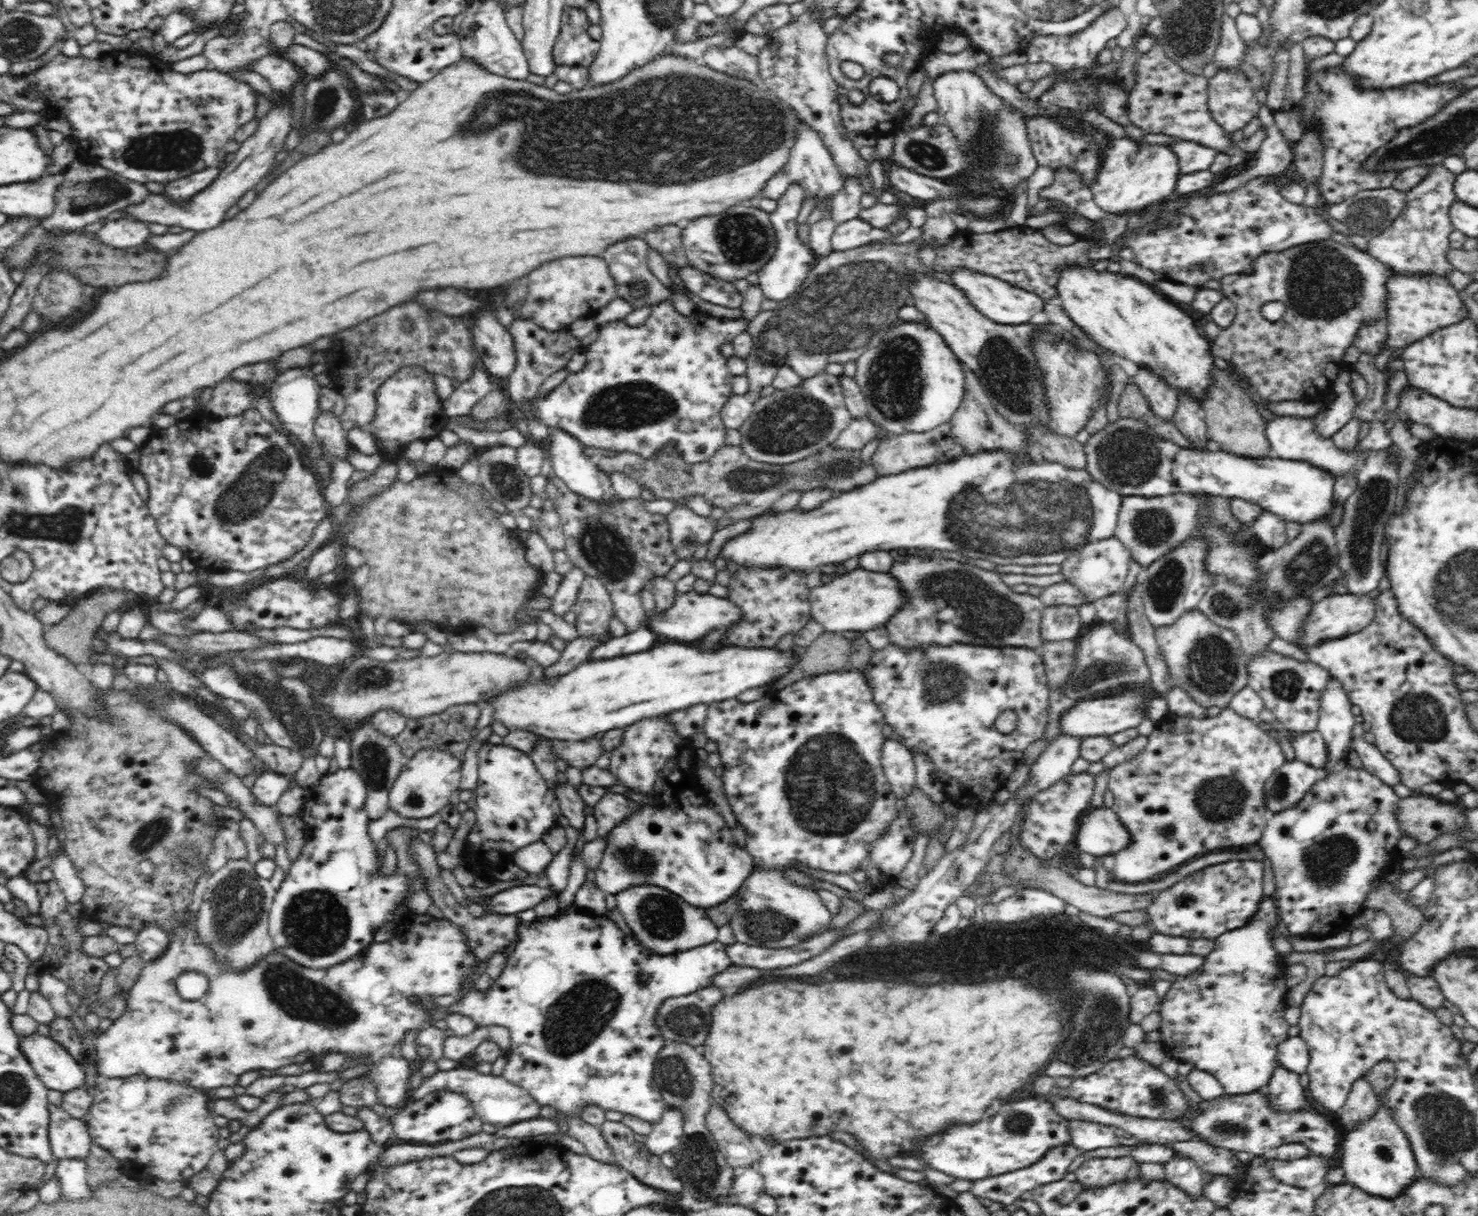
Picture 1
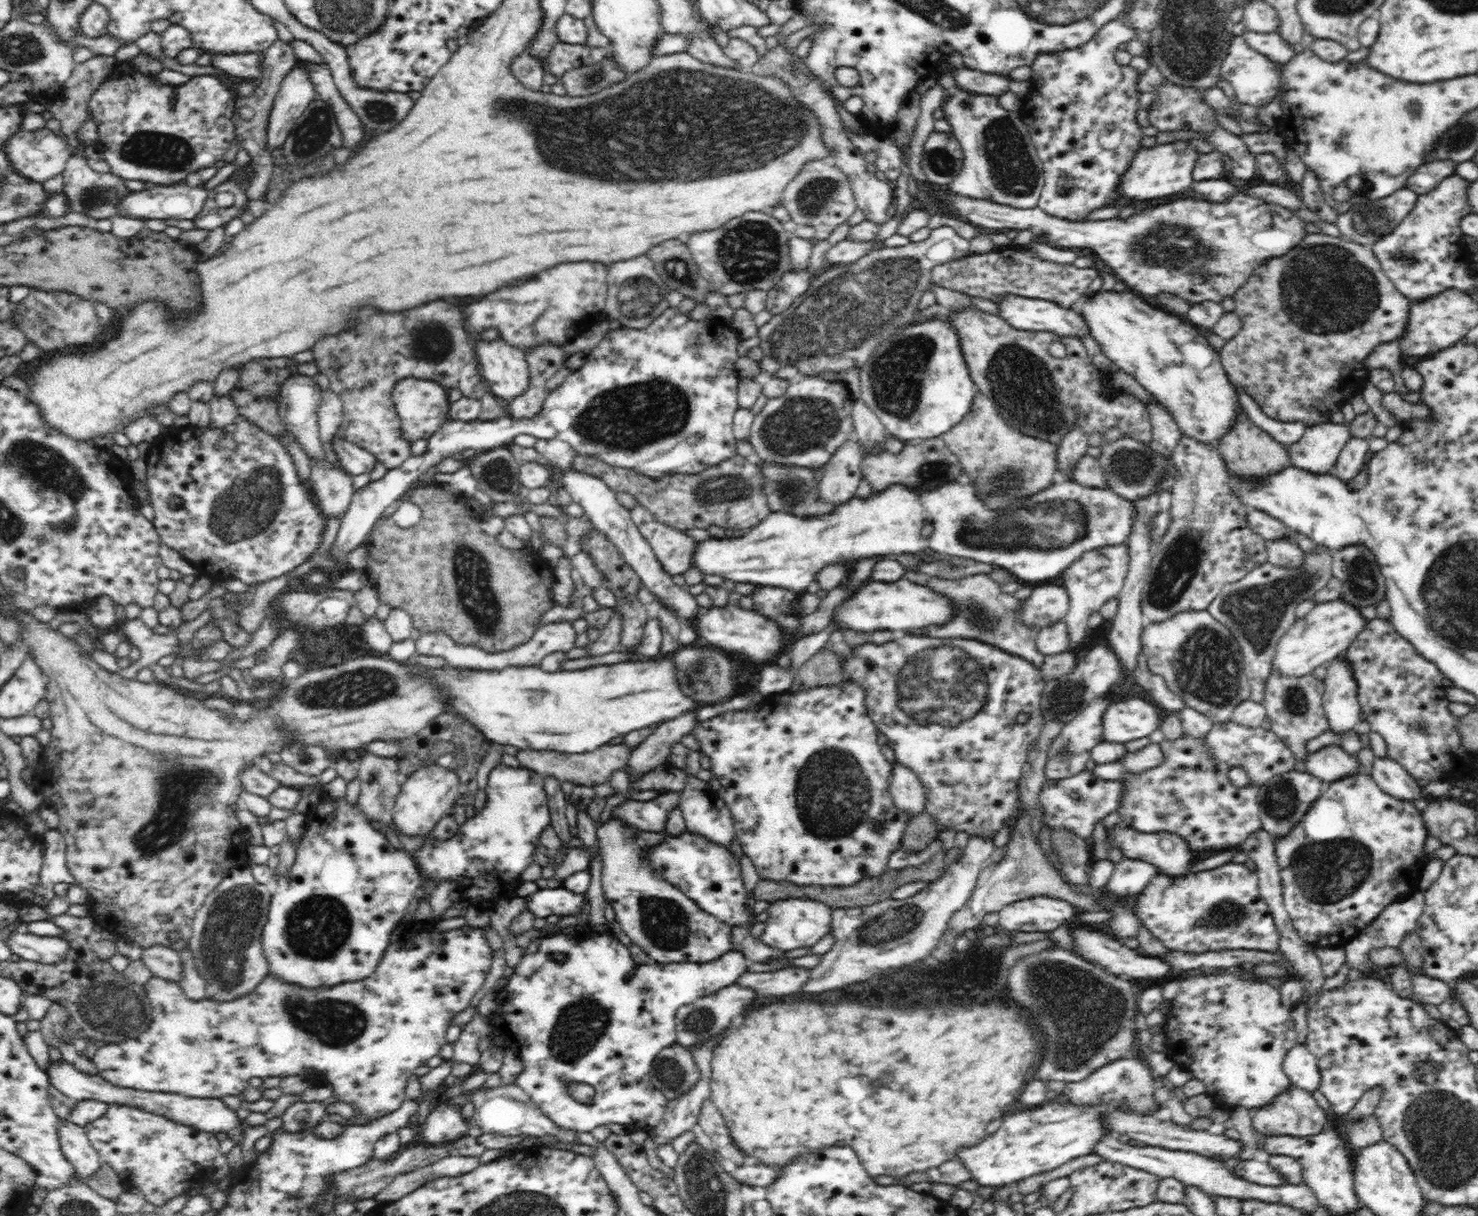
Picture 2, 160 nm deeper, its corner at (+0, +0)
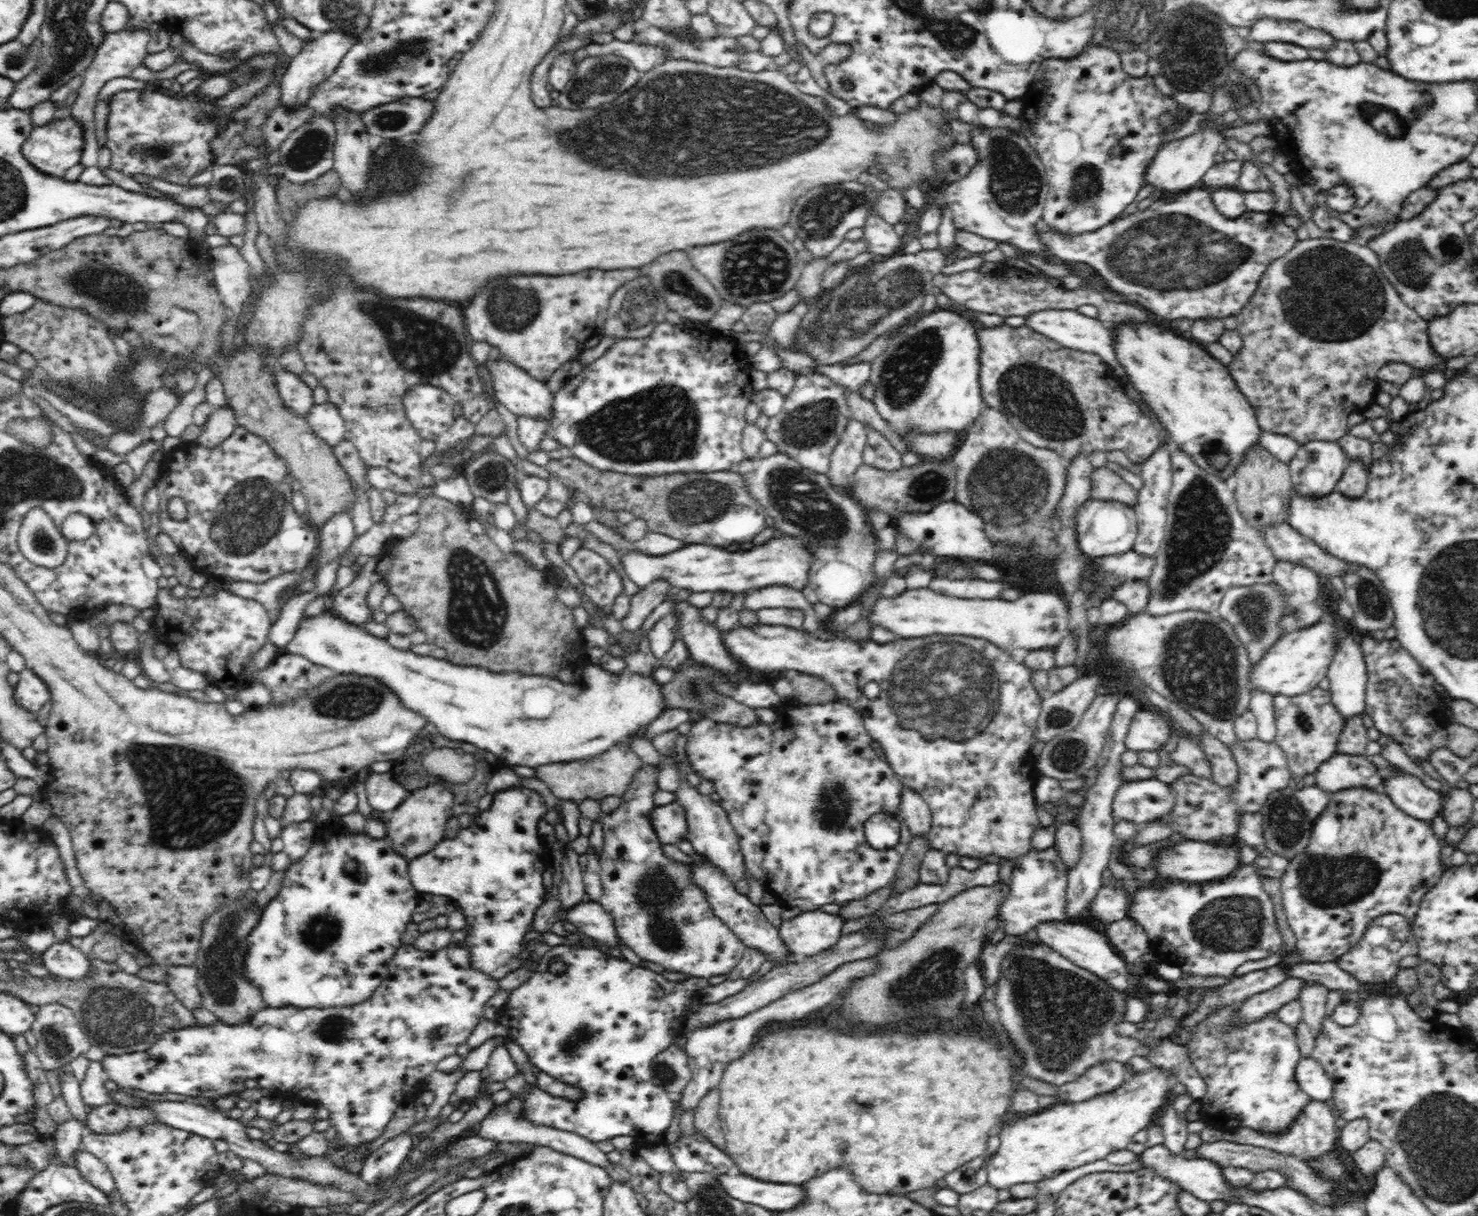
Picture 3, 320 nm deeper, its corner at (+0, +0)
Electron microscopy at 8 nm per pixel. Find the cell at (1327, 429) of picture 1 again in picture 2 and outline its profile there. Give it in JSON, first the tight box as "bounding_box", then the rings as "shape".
{"bounding_box":[1287,416,1350,475],"shape":[[[1341,416],[1332,422],[1308,427],[1303,438],[1287,451],[1292,467],[1324,475],[1337,464],[1340,450],[1349,442],[1350,425]]]}

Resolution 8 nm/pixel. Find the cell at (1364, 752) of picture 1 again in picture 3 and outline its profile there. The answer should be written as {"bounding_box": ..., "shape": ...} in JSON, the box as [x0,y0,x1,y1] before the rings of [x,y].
{"bounding_box":[1381,766,1444,825],"shape":[[[1393,766],[1390,771],[1392,774],[1382,780],[1381,791],[1386,793],[1408,816],[1432,825],[1432,820],[1436,816],[1441,816],[1444,795],[1426,787],[1415,775],[1405,773]]]}

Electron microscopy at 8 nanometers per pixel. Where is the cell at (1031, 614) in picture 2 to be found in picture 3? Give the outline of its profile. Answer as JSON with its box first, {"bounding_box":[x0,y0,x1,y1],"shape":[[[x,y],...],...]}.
{"bounding_box":[869,588,1068,655],"shape":[[[929,588],[904,590],[898,598],[881,596],[869,616],[872,626],[892,630],[902,638],[922,638],[932,634],[982,638],[1013,655],[1042,648],[1058,648],[1064,640],[1068,622],[1067,602],[1056,593],[1032,592],[1014,602],[1006,600],[966,600],[942,596]]]}

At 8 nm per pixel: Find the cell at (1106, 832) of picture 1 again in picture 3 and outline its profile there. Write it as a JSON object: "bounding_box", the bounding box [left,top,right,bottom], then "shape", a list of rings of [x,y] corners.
{"bounding_box":[1150,839,1242,884],"shape":[[[1186,839],[1164,850],[1150,865],[1166,880],[1190,884],[1213,882],[1230,877],[1242,864],[1240,864],[1240,851],[1236,845],[1212,845],[1204,841]]]}

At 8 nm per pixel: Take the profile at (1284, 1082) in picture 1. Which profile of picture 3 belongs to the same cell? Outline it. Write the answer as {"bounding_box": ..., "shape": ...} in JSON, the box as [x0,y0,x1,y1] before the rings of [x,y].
{"bounding_box":[1223,1099,1339,1163],"shape":[[[1311,1099],[1292,1122],[1286,1132],[1278,1134],[1262,1134],[1251,1128],[1238,1128],[1232,1132],[1224,1132],[1223,1139],[1240,1144],[1266,1147],[1271,1150],[1289,1155],[1305,1163],[1320,1161],[1327,1153],[1332,1153],[1338,1147],[1339,1129],[1336,1128],[1337,1113],[1324,1101]]]}

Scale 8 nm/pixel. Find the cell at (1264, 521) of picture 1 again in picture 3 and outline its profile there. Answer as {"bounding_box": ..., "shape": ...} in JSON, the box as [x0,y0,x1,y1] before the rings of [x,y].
{"bounding_box":[1272,560,1325,628],"shape":[[[1277,560],[1272,578],[1287,593],[1289,608],[1297,618],[1299,628],[1312,626],[1322,620],[1325,613],[1318,603],[1321,591],[1317,572],[1287,560]]]}

